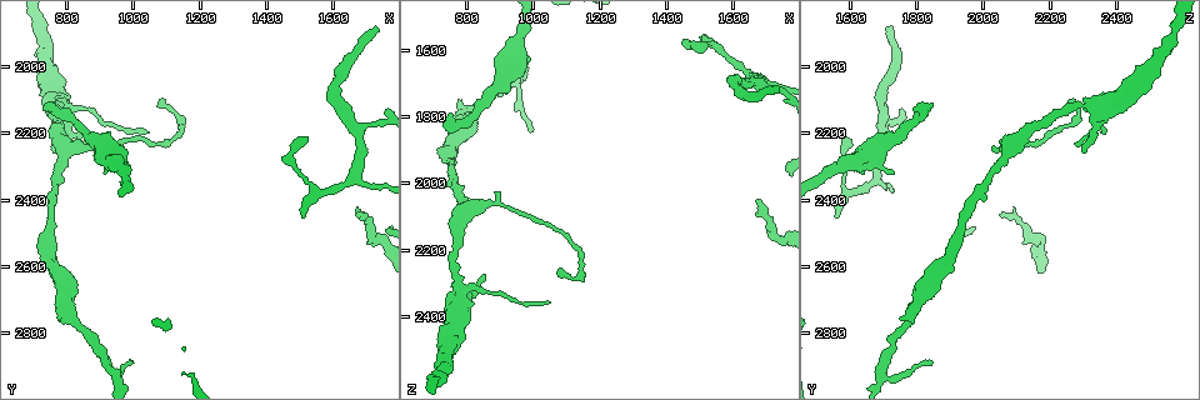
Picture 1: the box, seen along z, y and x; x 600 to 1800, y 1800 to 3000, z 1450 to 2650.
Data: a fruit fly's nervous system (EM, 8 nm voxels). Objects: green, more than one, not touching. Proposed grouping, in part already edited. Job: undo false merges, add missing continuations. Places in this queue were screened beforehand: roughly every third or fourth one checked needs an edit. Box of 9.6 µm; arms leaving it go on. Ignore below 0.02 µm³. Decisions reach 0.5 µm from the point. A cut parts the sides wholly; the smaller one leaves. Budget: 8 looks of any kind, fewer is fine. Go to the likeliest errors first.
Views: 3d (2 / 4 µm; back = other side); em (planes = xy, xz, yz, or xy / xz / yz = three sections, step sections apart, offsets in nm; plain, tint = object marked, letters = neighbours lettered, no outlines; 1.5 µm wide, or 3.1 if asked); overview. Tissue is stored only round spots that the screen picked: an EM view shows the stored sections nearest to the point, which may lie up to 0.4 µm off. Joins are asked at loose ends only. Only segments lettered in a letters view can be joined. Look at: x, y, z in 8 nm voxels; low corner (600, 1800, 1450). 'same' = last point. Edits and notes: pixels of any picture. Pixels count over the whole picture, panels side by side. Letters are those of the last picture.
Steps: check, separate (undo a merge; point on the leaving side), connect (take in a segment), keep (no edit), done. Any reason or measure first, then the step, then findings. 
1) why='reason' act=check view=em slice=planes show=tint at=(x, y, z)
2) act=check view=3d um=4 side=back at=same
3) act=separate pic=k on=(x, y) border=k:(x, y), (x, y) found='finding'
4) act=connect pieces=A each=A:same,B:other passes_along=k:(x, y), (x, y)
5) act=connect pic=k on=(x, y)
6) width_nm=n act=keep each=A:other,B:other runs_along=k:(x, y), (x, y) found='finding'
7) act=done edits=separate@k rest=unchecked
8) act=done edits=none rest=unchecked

why='branch stops here' act=check view=em slice=xy step=8 show=letters at=(740, 2120, 1840)

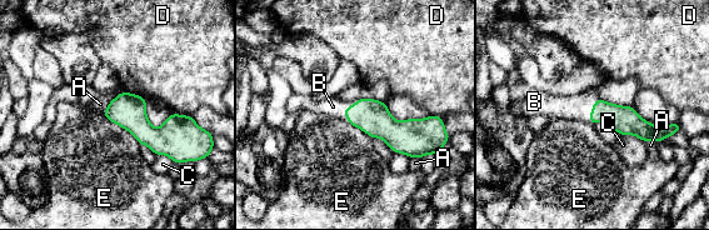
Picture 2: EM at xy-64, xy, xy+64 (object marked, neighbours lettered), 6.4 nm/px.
act=connect pic=2 on=(333, 106) each=A:other,B:same,C:other,D:other,E:other passes_along=2:(372, 116), (346, 109), (333, 106) found='it goes on there'

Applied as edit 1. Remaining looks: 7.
why='thin end' act=check view=em slice=xy step=4 show=letters at=(1520, 2450, 1560)

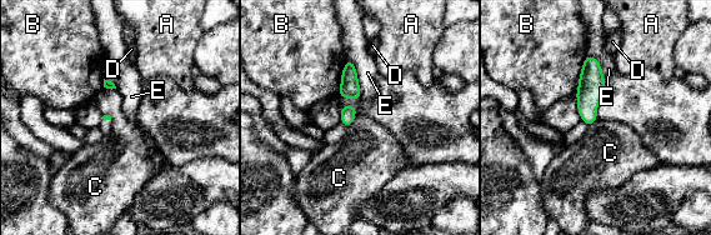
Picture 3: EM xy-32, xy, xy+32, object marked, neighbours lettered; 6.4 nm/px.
act=keep each=A:other,B:other,C:other,D:other,E:other border=3:(357, 109), (354, 121), (349, 126) found='no lettered segment goes on from it'

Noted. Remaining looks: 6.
why='branch point' act=check view=em slice=yz step=4 show=letters at=(1680, 2180, 1690)

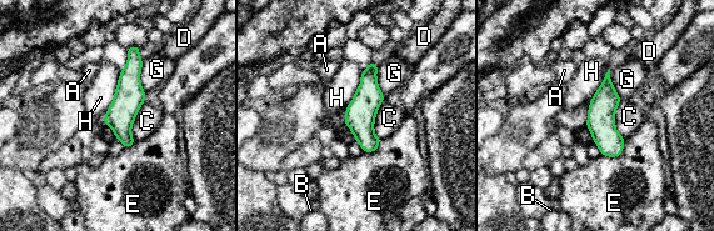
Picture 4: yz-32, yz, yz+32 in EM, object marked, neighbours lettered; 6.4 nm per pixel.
width_nm=180 act=keep each=A:other,B:other,C:other,D:other,E:other,G:other,H:other runs_along=4:(130, 55), (124, 108), (126, 144) found='continuous, no second neuron'

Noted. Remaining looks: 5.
act=done edits=connect@2 rest=unchecked

